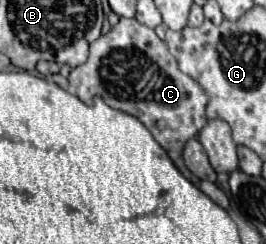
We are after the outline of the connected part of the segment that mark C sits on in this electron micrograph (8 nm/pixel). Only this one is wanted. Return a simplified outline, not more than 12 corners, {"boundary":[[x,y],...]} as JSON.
{"boundary":[[136,18],[90,44],[68,82],[136,116],[176,168],[208,96]]}

